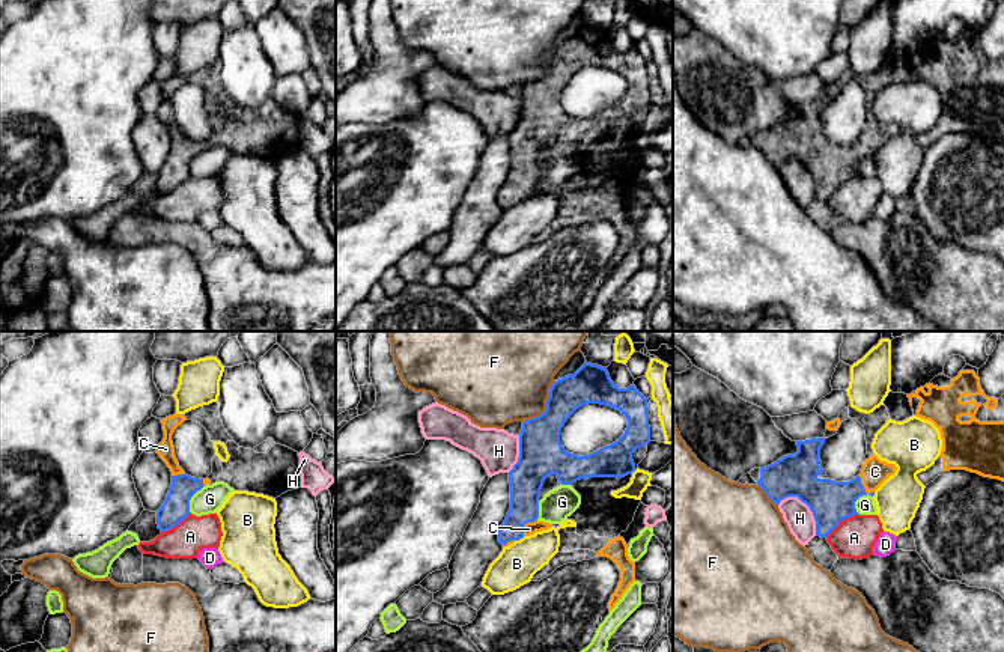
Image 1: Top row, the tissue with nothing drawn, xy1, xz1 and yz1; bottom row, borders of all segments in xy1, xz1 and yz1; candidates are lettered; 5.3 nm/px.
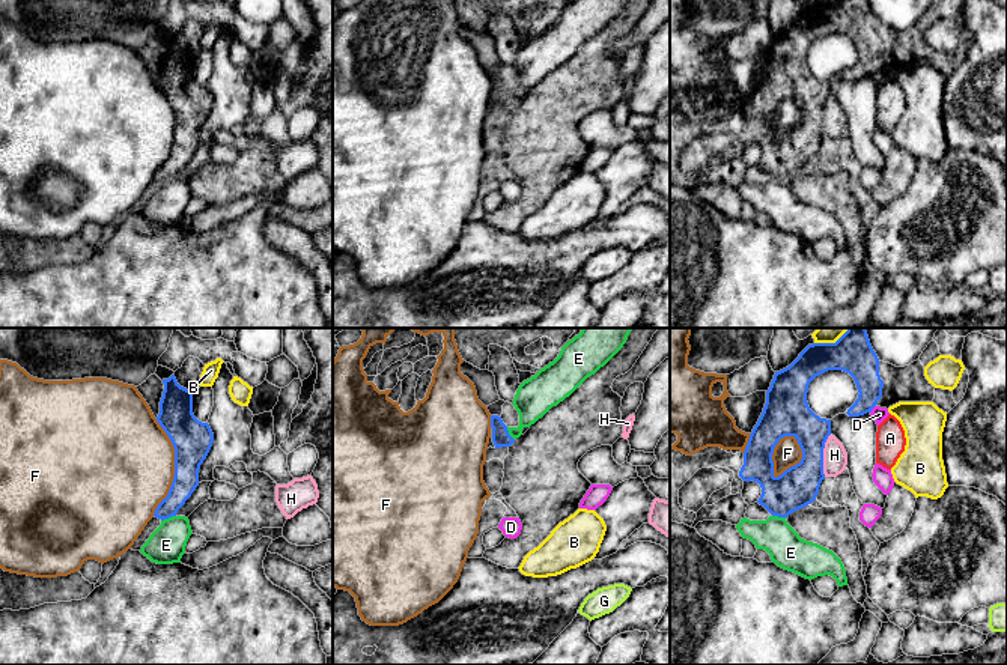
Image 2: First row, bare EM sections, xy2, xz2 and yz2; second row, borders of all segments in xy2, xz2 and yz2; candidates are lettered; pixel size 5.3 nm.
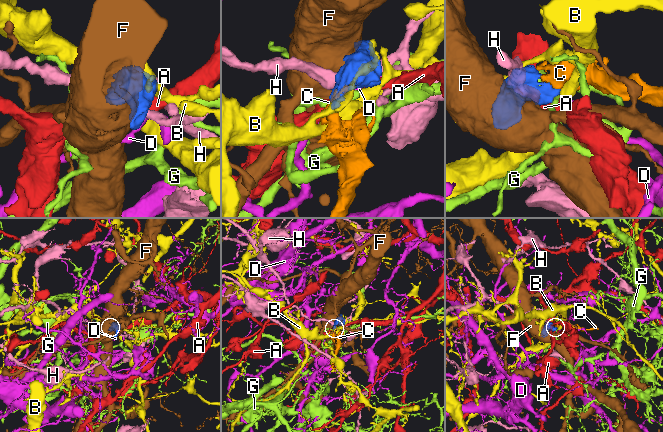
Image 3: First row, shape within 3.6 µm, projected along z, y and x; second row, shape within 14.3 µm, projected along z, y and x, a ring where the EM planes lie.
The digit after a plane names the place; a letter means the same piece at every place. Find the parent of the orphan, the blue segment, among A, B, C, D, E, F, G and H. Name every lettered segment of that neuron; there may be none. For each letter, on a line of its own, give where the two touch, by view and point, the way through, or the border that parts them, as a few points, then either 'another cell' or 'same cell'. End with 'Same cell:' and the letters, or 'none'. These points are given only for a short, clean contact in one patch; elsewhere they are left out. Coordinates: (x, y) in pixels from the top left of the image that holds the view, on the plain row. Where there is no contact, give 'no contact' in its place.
A: yz1 (842, 182) | along yz1 (858, 176), (845, 181), (827, 201) | another cell
B: xz1 (520, 201) | another cell
C: yz1 (863, 149) | same cell
D: yz2 (872, 71) | along yz2 (875, 68), (870, 75) | another cell
E: xy2 (167, 181) | along xy2 (175, 178), (161, 184) | another cell
F: yz2 (772, 115) | another cell
G: xy1 (190, 161) | another cell
H: yz1 (807, 167) | another cell
Same cell: C

